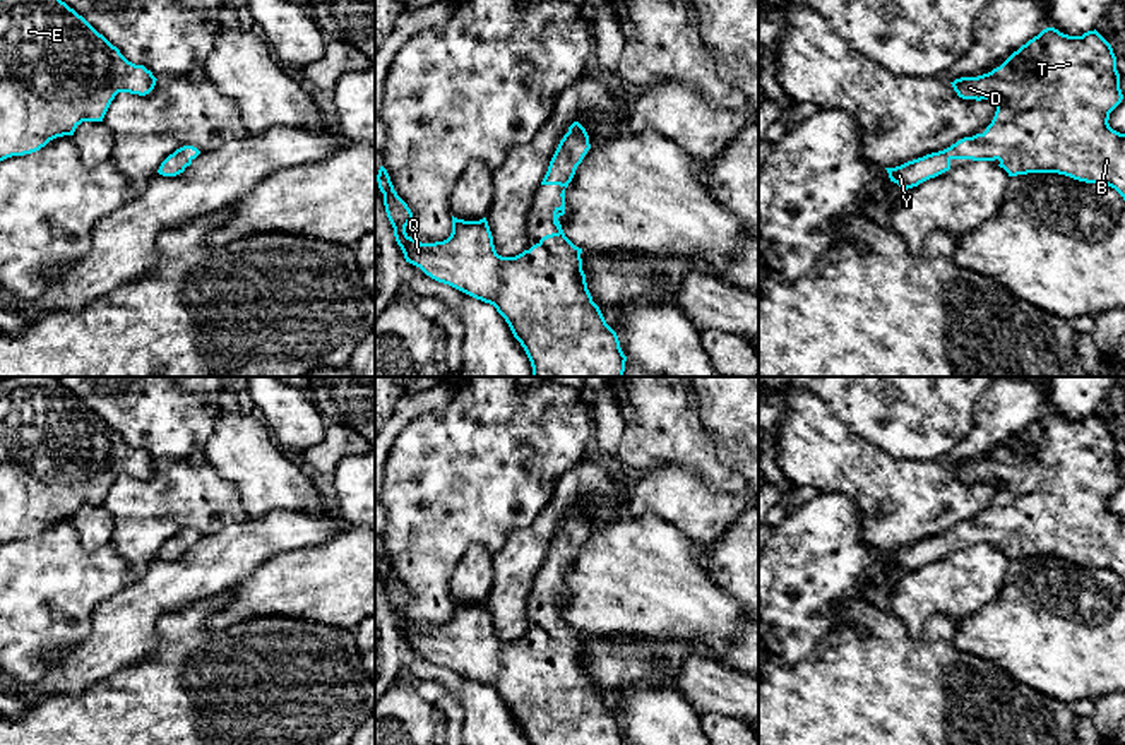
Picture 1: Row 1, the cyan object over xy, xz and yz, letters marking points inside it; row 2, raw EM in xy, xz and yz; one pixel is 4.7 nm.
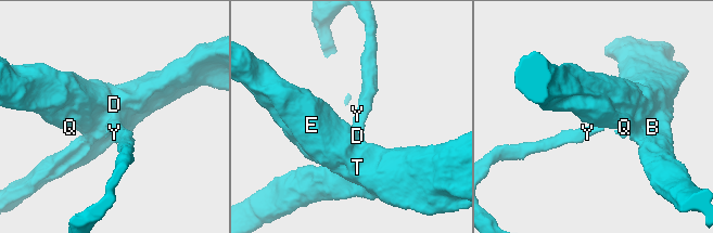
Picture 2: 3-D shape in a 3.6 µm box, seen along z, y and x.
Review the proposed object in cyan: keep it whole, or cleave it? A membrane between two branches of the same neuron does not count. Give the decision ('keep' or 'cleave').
keep

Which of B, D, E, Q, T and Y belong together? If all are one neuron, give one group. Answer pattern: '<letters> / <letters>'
B D E Q T Y

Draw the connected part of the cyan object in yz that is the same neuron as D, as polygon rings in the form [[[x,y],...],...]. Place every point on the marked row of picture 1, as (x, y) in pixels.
[[[1055,27],[1043,29],[1038,36],[1014,51],[1000,67],[978,77],[961,77],[950,82],[962,99],[990,99],[997,111],[983,134],[964,137],[950,147],[885,168],[890,182],[902,190],[918,187],[950,170],[952,159],[1000,161],[1009,176],[1027,173],[1058,173],[1086,183],[1101,183],[1115,188],[1125,200],[1125,134],[1108,123],[1110,113],[1122,103],[1120,74],[1111,45],[1094,29],[1082,36],[1068,36]]]

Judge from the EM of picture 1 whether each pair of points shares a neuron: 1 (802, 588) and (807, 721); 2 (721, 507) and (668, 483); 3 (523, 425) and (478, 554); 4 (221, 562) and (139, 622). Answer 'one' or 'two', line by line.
1: two
2: one
3: two
4: one

